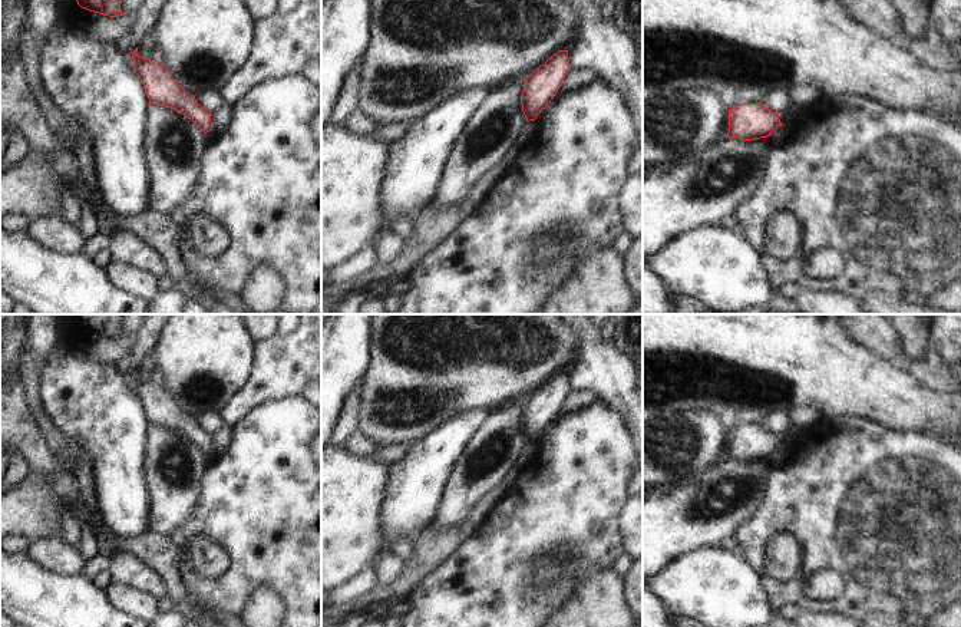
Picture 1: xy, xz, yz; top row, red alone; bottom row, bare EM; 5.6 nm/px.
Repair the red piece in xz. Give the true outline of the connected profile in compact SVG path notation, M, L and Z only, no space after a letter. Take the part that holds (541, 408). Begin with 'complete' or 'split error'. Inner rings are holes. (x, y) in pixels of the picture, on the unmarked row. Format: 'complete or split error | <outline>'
complete | M559 372L529 396L521 416L522 433L528 443L535 442L551 425L568 392L568 372Z

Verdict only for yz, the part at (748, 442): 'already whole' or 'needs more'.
already whole

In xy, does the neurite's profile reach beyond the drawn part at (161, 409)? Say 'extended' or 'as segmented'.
as segmented

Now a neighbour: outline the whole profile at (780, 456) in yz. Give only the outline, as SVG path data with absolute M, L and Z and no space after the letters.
M782 446L782 448L777 448L772 453L770 459L772 459L773 466L783 468L789 463L792 456L793 456L793 451L789 446L786 446L786 448Z

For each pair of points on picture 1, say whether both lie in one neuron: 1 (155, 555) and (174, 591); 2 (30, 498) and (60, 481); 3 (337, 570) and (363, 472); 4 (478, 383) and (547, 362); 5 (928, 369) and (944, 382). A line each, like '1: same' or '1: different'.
1: same
2: different
3: same
4: same
5: same

